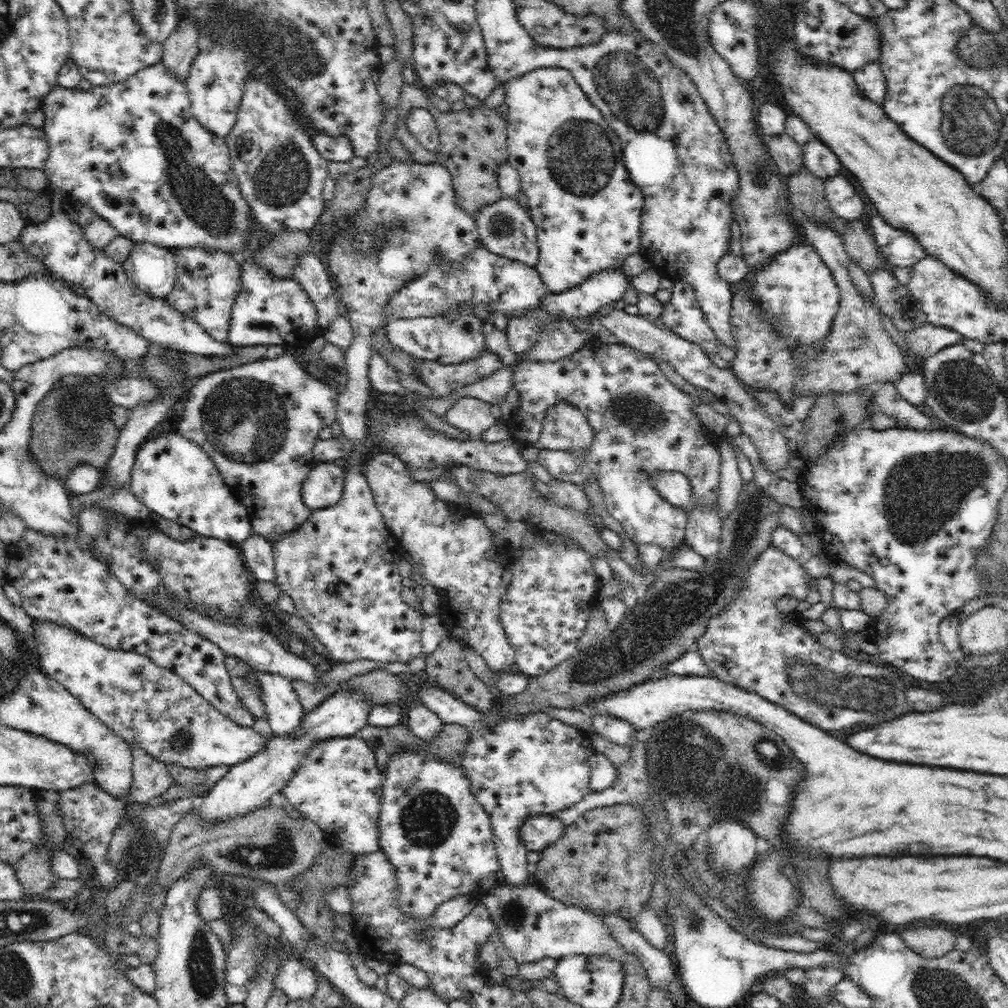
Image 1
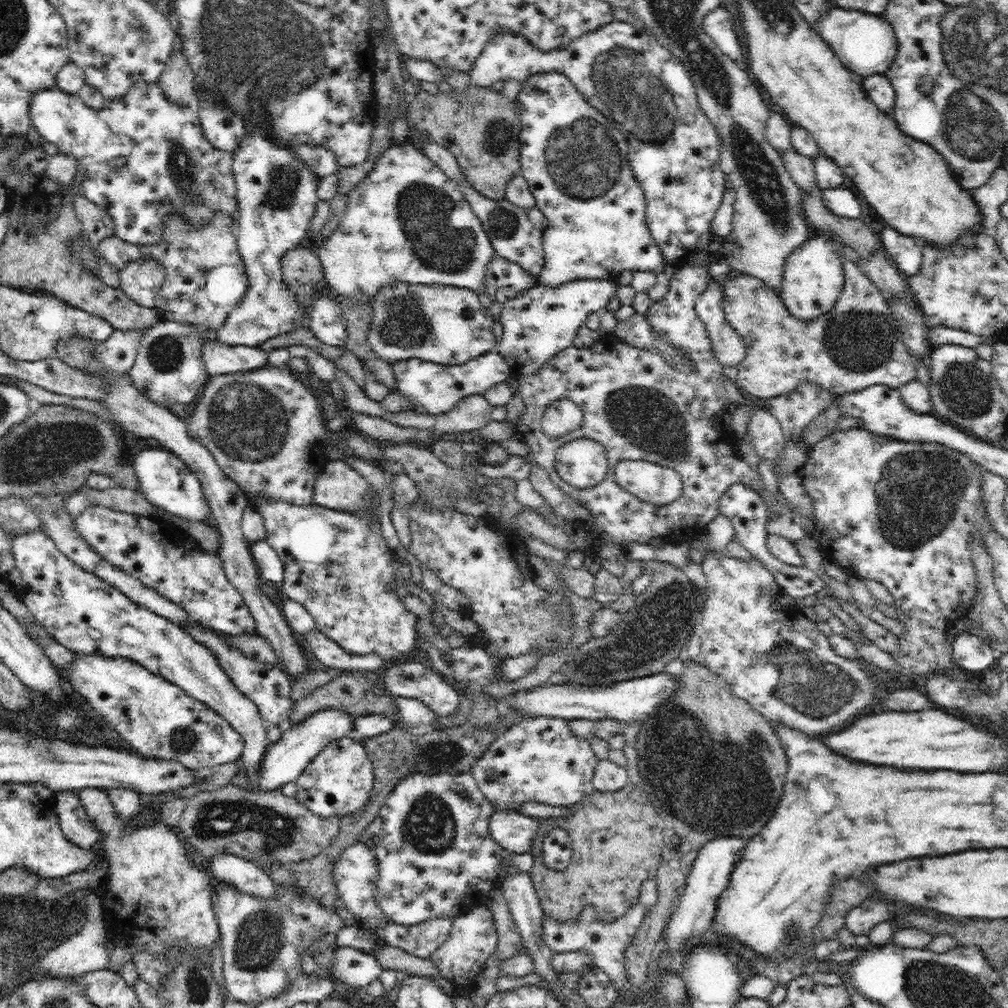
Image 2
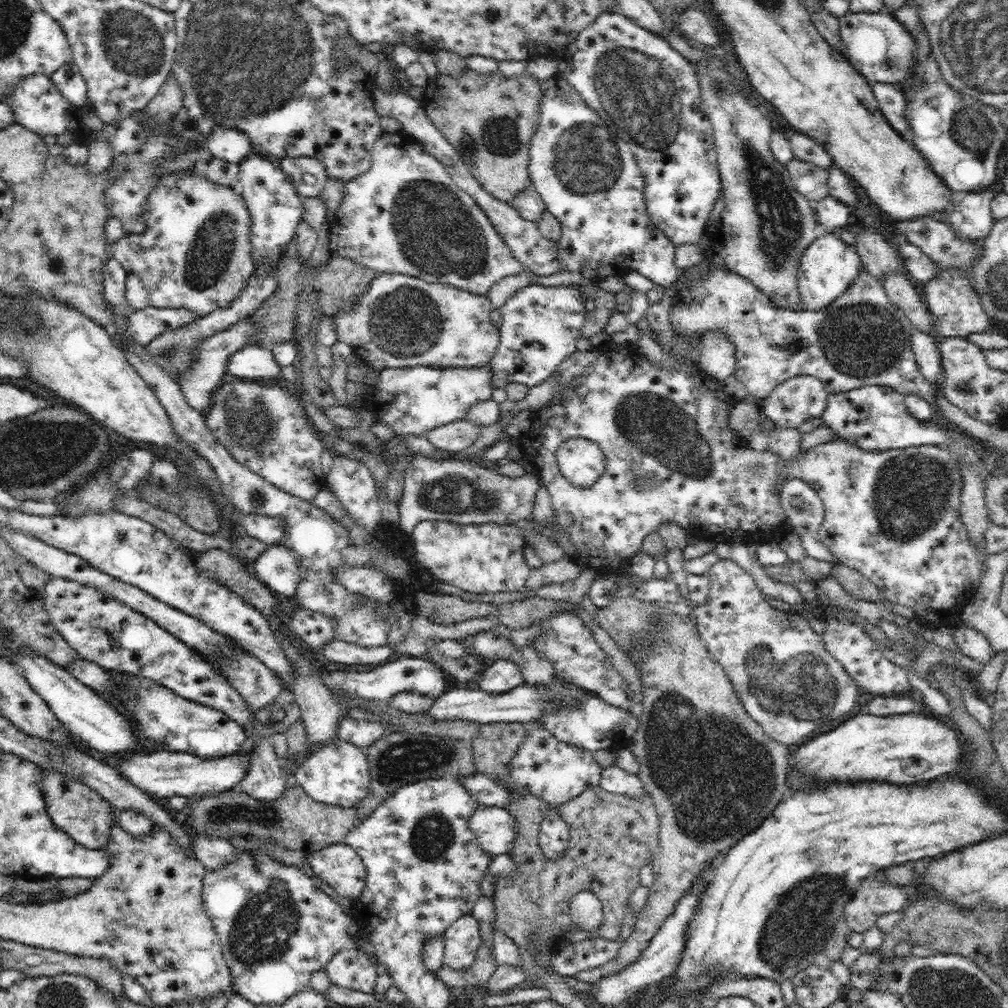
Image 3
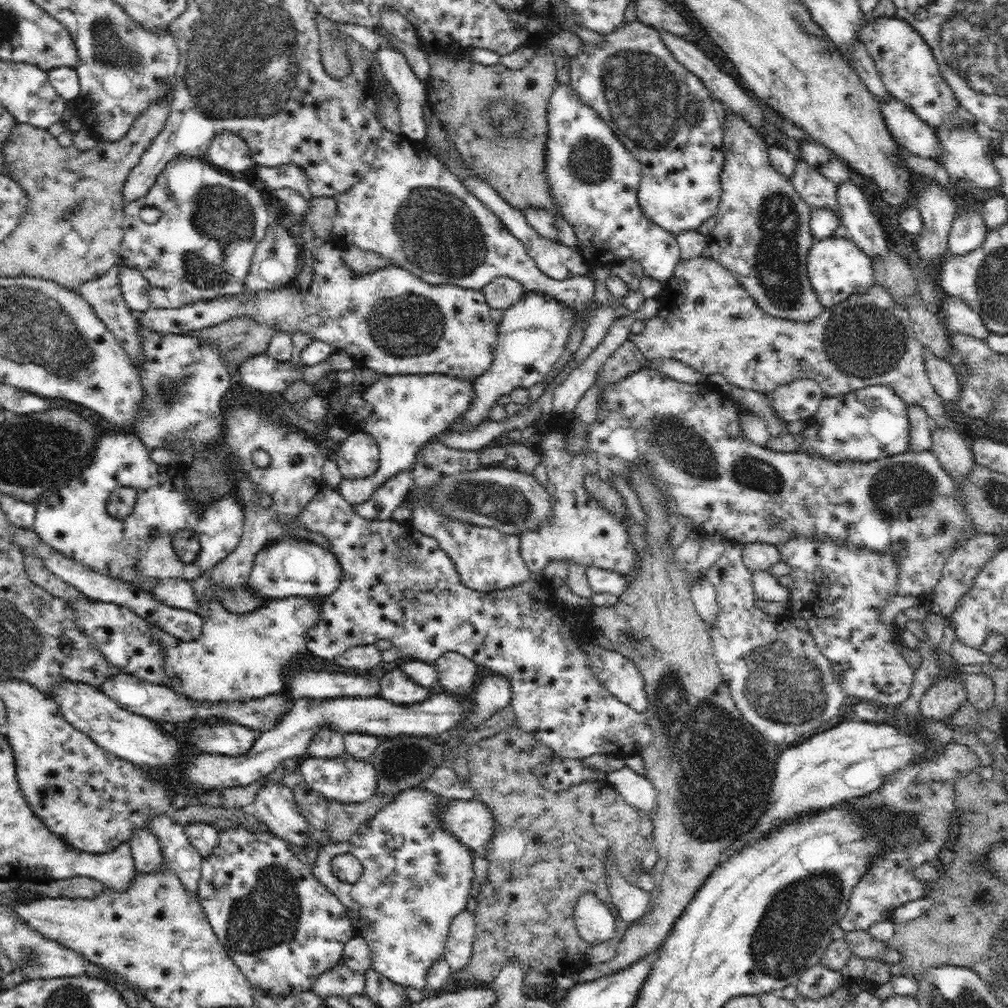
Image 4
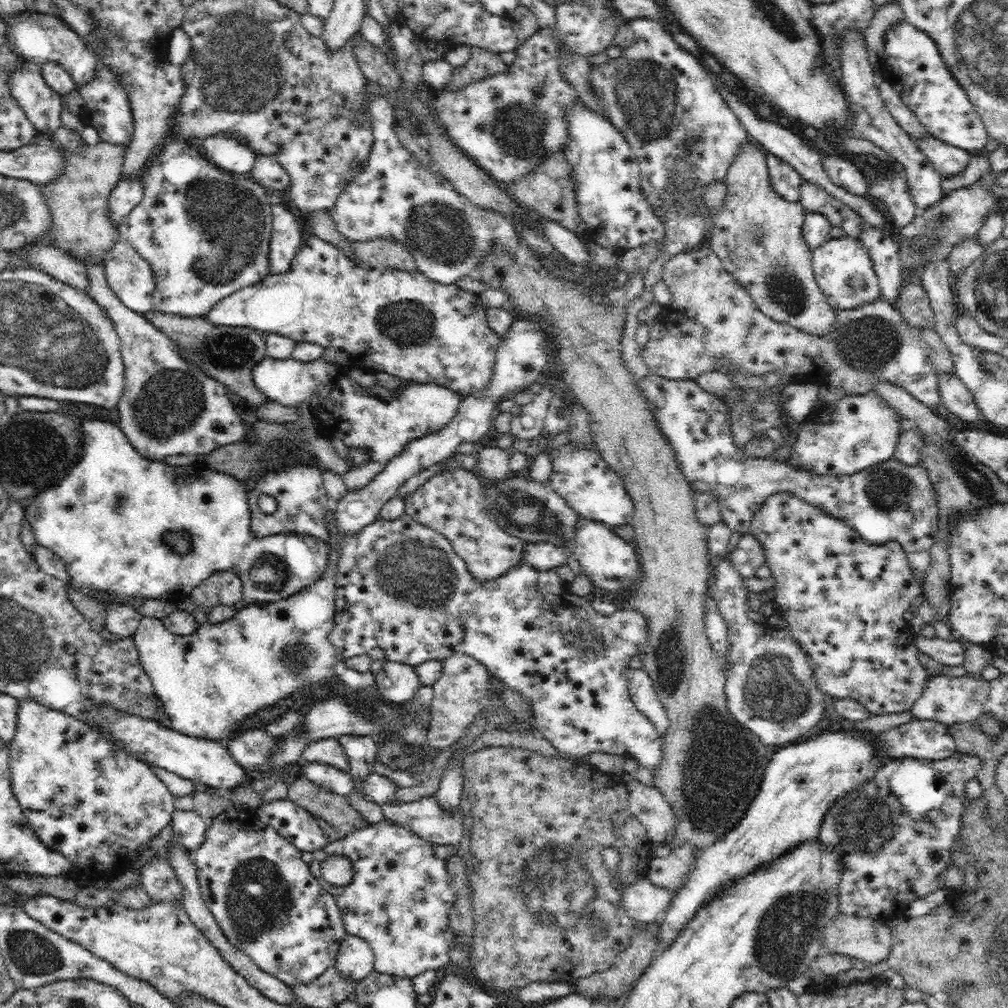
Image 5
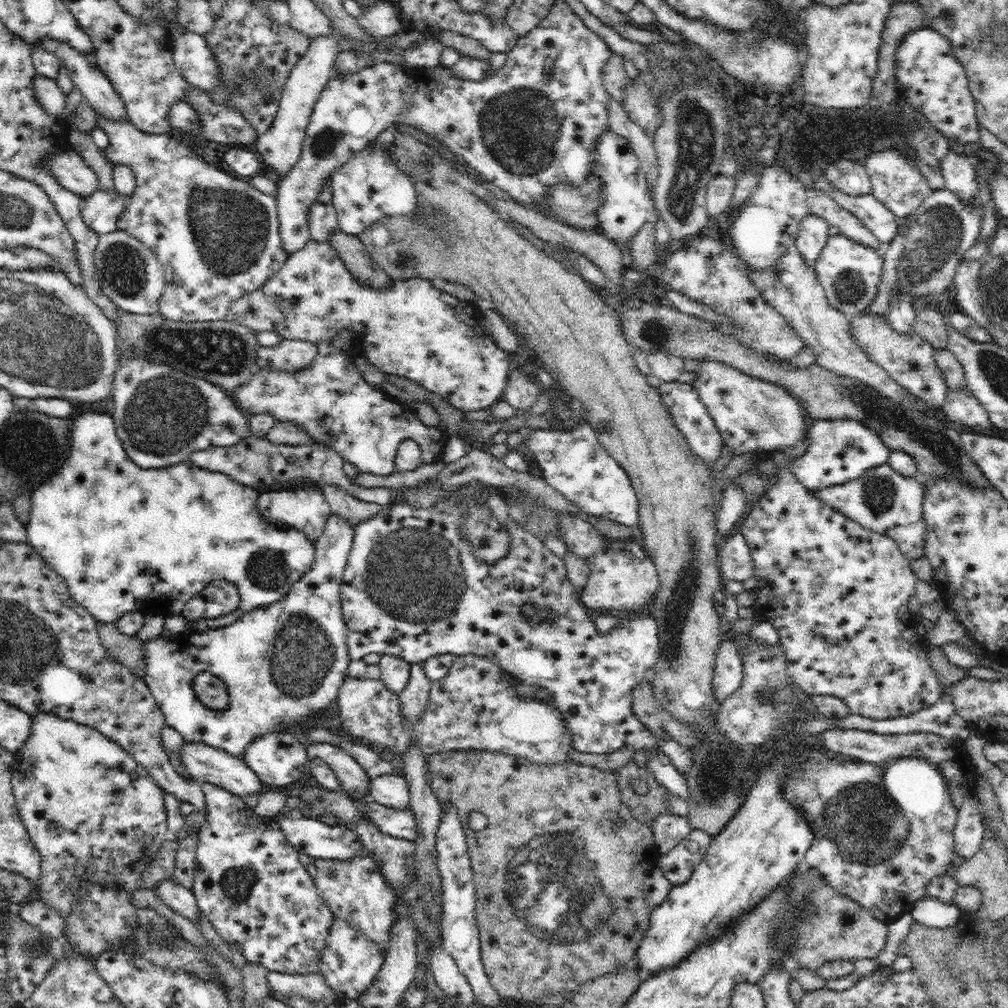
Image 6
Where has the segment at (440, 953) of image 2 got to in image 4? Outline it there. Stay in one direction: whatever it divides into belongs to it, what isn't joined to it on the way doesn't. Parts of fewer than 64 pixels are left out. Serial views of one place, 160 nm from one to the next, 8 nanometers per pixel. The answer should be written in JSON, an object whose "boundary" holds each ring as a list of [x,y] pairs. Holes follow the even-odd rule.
{"boundary":[[[466,909],[452,920],[444,947],[442,958],[446,959],[452,972],[462,970],[468,964],[474,939],[474,915]]]}

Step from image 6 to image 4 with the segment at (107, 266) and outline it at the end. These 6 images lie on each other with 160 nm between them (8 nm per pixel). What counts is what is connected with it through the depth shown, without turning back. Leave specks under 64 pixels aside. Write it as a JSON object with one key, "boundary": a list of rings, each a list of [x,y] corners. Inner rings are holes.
{"boundary":[[[120,262],[118,279],[122,297],[126,305],[135,313],[143,313],[150,307],[149,285],[141,272],[136,267],[128,267]]]}

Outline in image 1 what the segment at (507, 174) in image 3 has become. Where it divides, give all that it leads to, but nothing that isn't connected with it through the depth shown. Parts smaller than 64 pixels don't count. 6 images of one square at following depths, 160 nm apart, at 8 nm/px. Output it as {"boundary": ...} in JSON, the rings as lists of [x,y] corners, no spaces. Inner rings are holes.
{"boundary":[[[404,83],[400,102],[397,104],[397,121],[395,126],[395,138],[400,140],[404,148],[411,154],[414,161],[430,163],[439,161],[452,175],[455,188],[456,204],[470,216],[476,216],[476,212],[488,204],[500,200],[504,196],[500,190],[498,180],[499,166],[507,161],[509,150],[507,149],[507,119],[500,117],[496,108],[490,108],[480,99],[481,107],[466,107],[461,111],[448,110],[442,112],[429,98],[430,92],[425,88],[417,88],[414,83]],[[412,108],[426,108],[436,121],[439,130],[440,146],[437,153],[426,150],[409,131],[406,118]]]}

